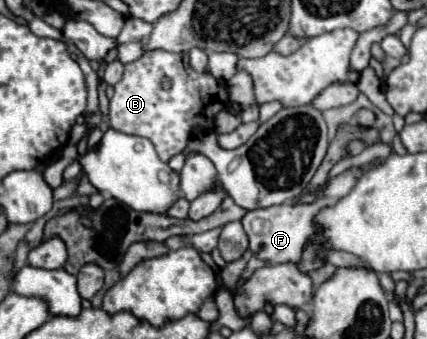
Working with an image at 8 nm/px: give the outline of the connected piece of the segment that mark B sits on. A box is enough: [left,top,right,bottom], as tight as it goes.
[108,50,228,162]

